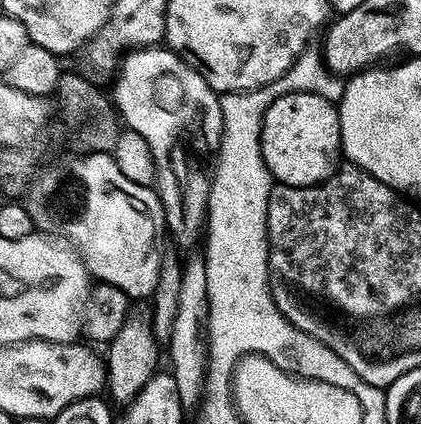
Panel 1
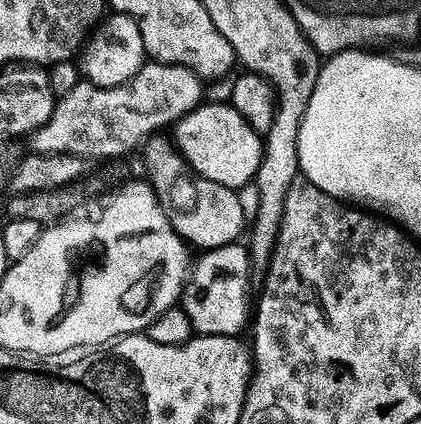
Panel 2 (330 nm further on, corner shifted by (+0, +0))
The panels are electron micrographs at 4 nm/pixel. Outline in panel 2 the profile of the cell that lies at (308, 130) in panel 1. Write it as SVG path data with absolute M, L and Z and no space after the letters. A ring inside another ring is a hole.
M201 103L181 116L175 122L174 130L174 143L180 155L187 160L188 167L202 178L237 190L243 190L255 181L256 172L264 161L264 141L261 133L256 132L231 103Z

